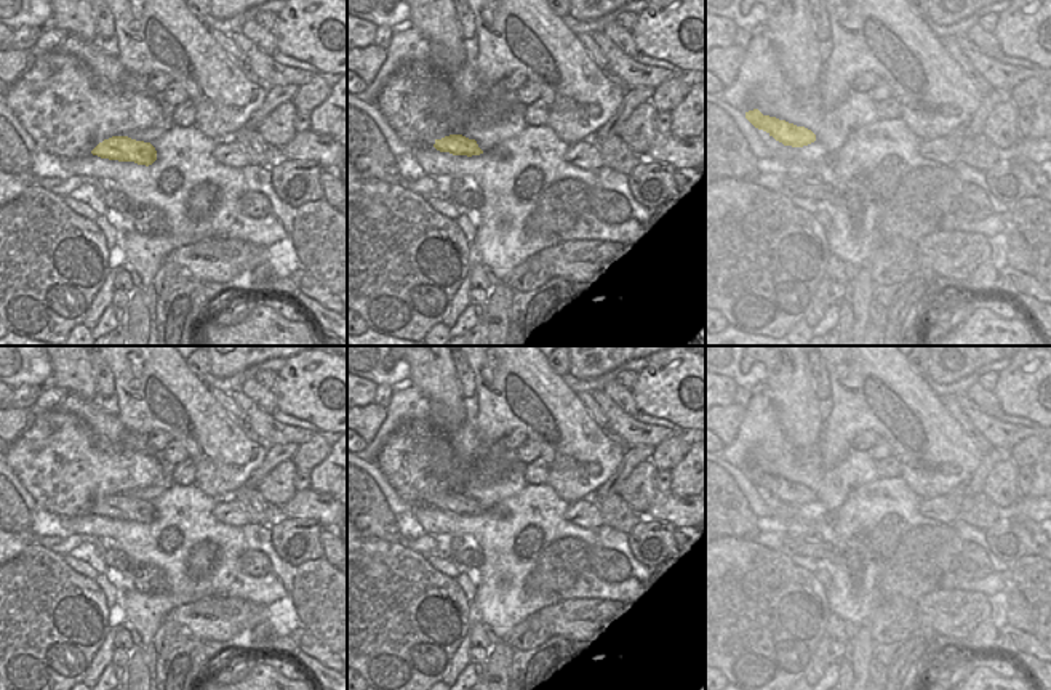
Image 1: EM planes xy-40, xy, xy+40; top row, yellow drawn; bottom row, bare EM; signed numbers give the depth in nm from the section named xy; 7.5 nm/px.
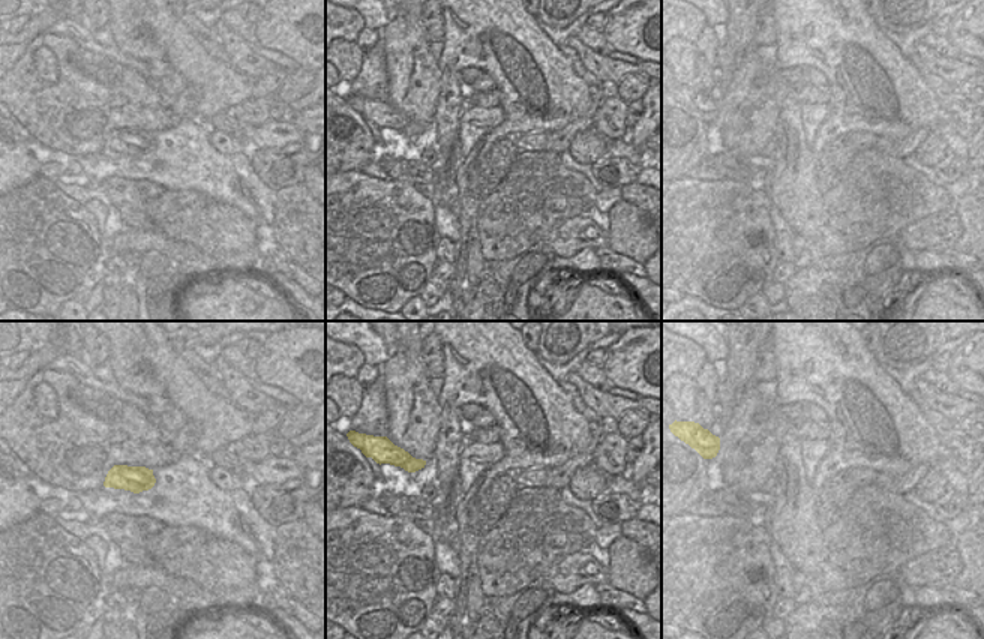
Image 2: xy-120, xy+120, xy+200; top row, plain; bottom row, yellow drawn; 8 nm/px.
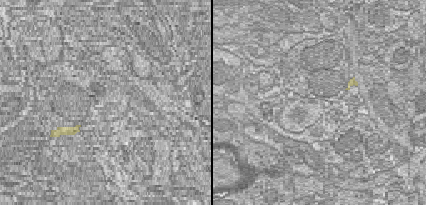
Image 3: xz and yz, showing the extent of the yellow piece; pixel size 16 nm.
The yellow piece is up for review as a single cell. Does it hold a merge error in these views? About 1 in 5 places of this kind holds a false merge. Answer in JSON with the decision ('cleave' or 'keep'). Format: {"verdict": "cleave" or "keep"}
{"verdict": "keep"}

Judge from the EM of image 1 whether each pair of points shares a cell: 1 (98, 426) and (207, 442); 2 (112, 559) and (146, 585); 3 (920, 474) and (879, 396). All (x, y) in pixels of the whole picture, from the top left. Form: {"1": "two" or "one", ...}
{"1": "two", "2": "one", "3": "one"}

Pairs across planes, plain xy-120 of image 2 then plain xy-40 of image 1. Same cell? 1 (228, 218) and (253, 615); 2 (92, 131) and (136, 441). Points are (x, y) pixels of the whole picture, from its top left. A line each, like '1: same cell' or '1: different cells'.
1: same cell
2: different cells

